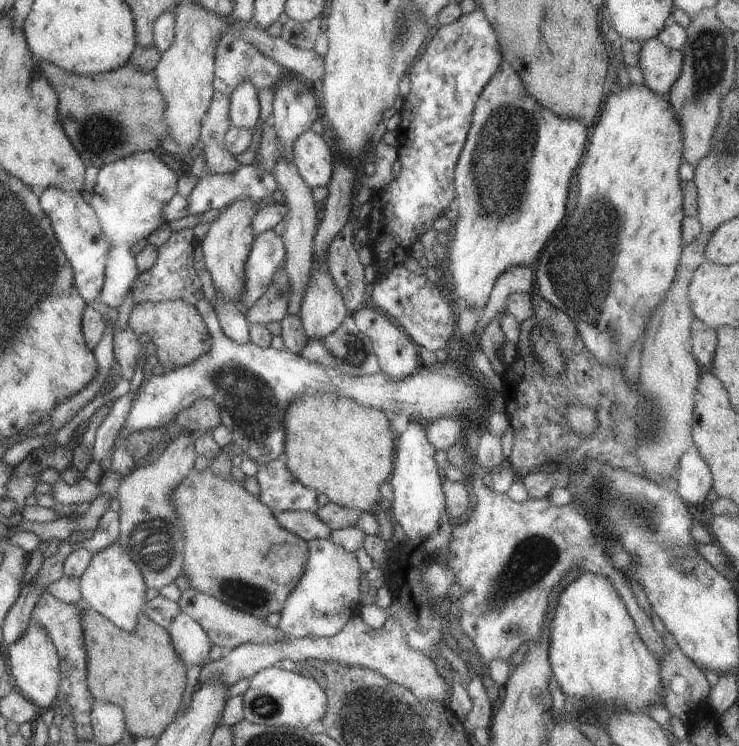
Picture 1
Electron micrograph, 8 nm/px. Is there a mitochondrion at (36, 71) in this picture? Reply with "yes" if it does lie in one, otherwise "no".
no

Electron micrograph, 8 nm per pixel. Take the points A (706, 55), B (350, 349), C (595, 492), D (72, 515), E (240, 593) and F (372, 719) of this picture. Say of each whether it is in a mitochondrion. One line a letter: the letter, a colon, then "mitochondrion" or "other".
A: mitochondrion
B: mitochondrion
C: mitochondrion
D: other
E: mitochondrion
F: mitochondrion

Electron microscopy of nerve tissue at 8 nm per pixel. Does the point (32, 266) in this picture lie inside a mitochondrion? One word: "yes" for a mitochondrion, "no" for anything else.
yes

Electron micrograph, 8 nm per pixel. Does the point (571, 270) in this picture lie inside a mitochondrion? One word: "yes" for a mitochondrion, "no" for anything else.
yes

